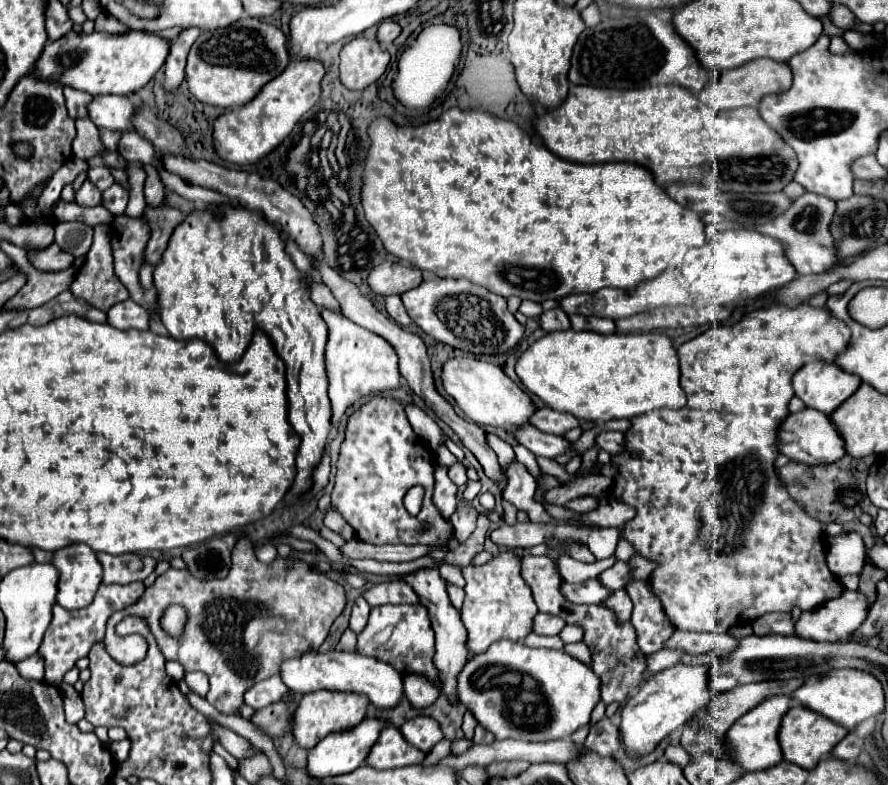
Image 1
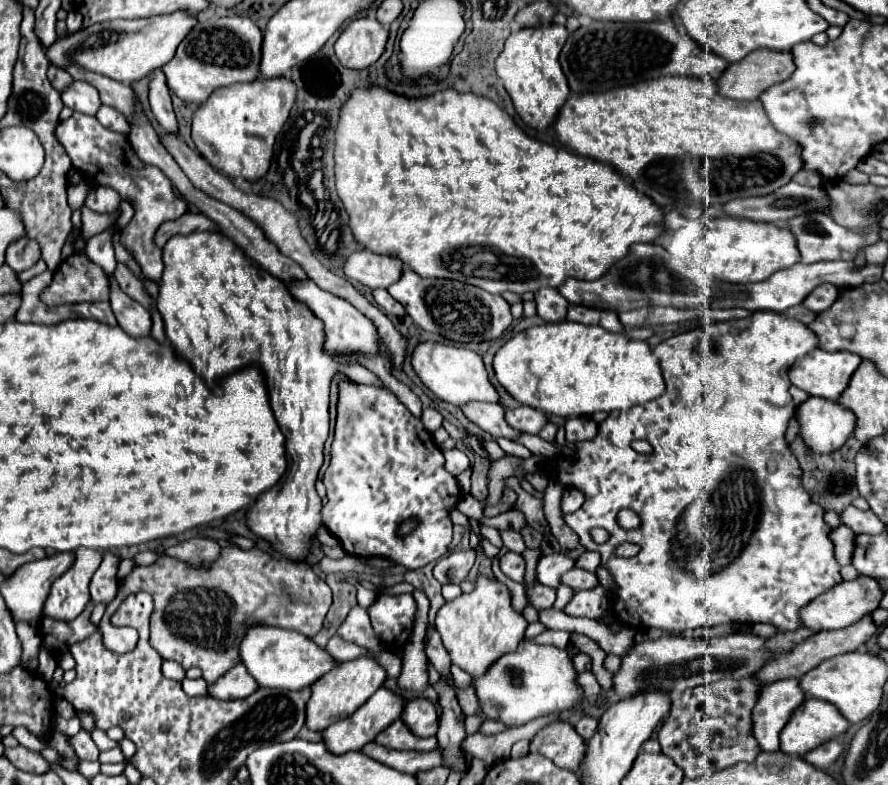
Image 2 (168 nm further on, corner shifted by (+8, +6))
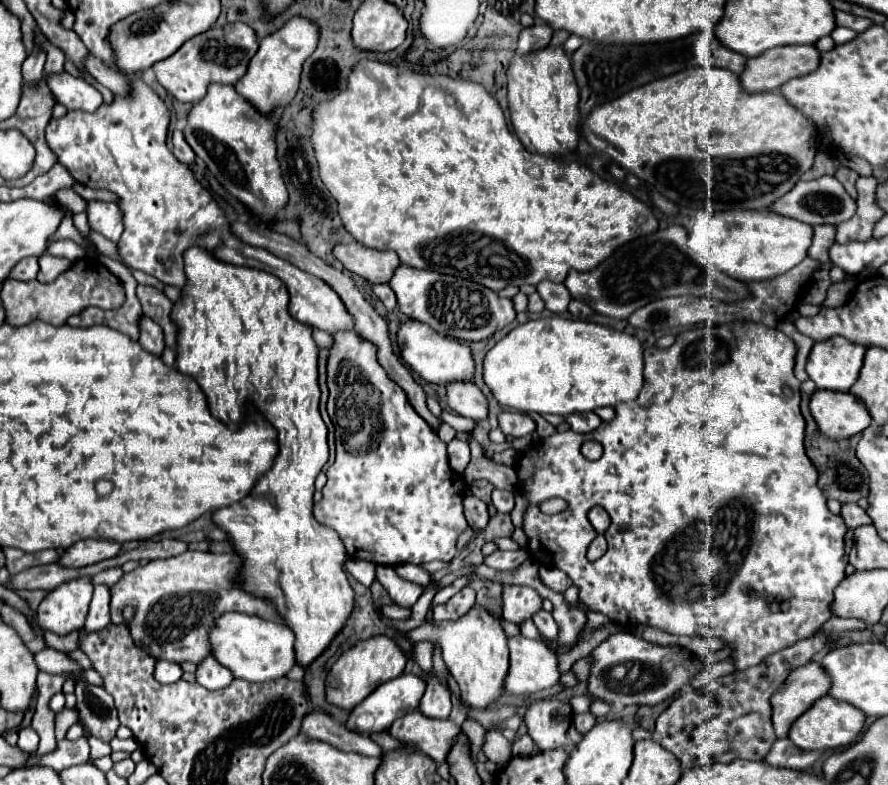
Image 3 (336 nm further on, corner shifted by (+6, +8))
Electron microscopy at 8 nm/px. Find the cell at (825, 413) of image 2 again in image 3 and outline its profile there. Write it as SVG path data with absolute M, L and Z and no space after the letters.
M815 390L809 408L819 432L831 440L849 438L871 424L865 404L849 392Z

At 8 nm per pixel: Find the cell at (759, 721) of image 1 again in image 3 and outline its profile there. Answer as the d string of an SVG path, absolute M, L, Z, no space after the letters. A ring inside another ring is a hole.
M811 660L809 664L795 668L787 680L779 686L775 696L771 696L773 706L773 728L777 740L789 734L791 724L813 706L815 700L827 694L829 676L823 672L821 662ZM807 700L807 704L805 704Z

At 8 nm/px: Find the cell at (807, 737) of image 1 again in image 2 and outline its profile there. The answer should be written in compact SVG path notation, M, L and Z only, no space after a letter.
M807 698L781 730L781 750L791 756L803 756L809 750L843 736L847 728L849 720L837 706L825 700Z

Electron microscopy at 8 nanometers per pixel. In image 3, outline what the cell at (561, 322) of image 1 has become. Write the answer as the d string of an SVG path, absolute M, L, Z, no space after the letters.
M543 280L537 286L539 296L545 302L545 308L553 314L565 314L567 312L567 304L571 302L571 294L567 292L565 284L555 284L555 282L547 282Z

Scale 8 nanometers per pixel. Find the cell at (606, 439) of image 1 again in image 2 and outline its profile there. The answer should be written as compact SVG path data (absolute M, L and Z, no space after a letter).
M577 416L569 418L565 422L565 432L569 442L581 442L581 440L593 440L597 436L597 424L591 416Z

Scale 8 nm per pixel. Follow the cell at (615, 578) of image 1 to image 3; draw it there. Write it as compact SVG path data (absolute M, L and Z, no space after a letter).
M541 566L541 568L539 568L539 576L541 576L541 580L543 580L549 588L553 588L555 592L565 592L565 590L573 584L571 578L569 578L565 572L557 570L557 568Z

